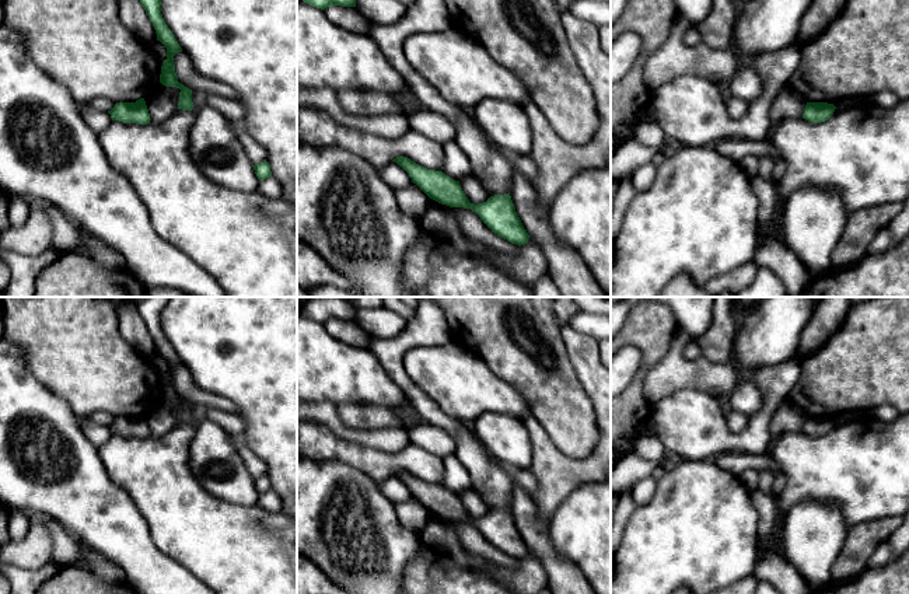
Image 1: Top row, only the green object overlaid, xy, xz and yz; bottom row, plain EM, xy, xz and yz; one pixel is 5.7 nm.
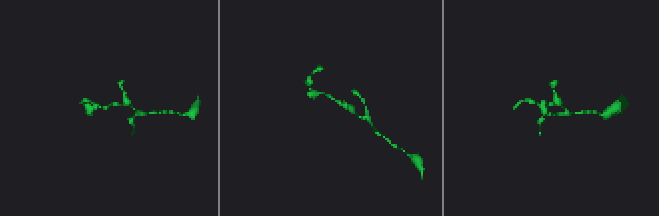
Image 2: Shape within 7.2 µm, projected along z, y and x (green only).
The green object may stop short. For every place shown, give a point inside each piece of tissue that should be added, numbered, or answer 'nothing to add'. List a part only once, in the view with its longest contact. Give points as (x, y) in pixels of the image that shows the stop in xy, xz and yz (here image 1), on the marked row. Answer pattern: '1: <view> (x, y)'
nothing to add

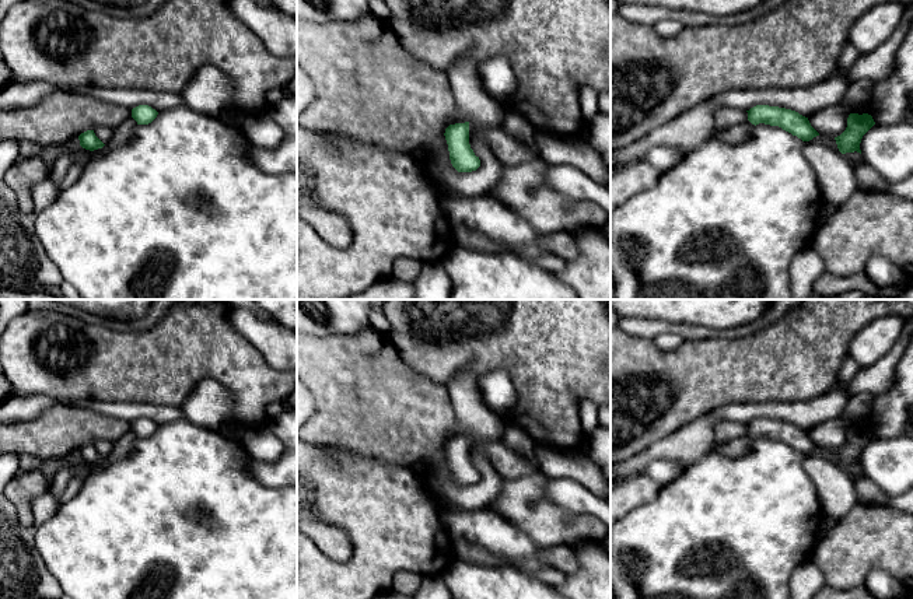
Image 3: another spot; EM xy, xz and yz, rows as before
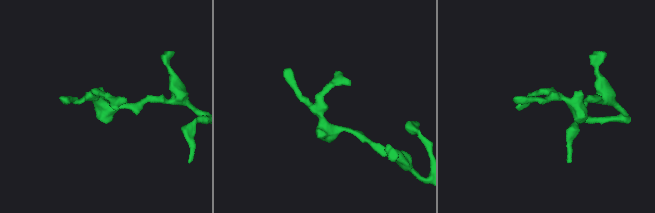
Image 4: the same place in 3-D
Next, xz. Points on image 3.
nothing to add

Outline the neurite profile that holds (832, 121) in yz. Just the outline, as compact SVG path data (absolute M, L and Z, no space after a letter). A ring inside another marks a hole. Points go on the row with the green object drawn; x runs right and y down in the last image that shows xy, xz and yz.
M837 104L818 111L808 120L821 136L837 137L846 130L849 115L850 111L843 104Z

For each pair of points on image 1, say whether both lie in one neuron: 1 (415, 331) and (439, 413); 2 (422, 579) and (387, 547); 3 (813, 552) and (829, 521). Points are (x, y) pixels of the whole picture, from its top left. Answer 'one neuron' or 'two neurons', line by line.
1: one neuron
2: two neurons
3: one neuron

